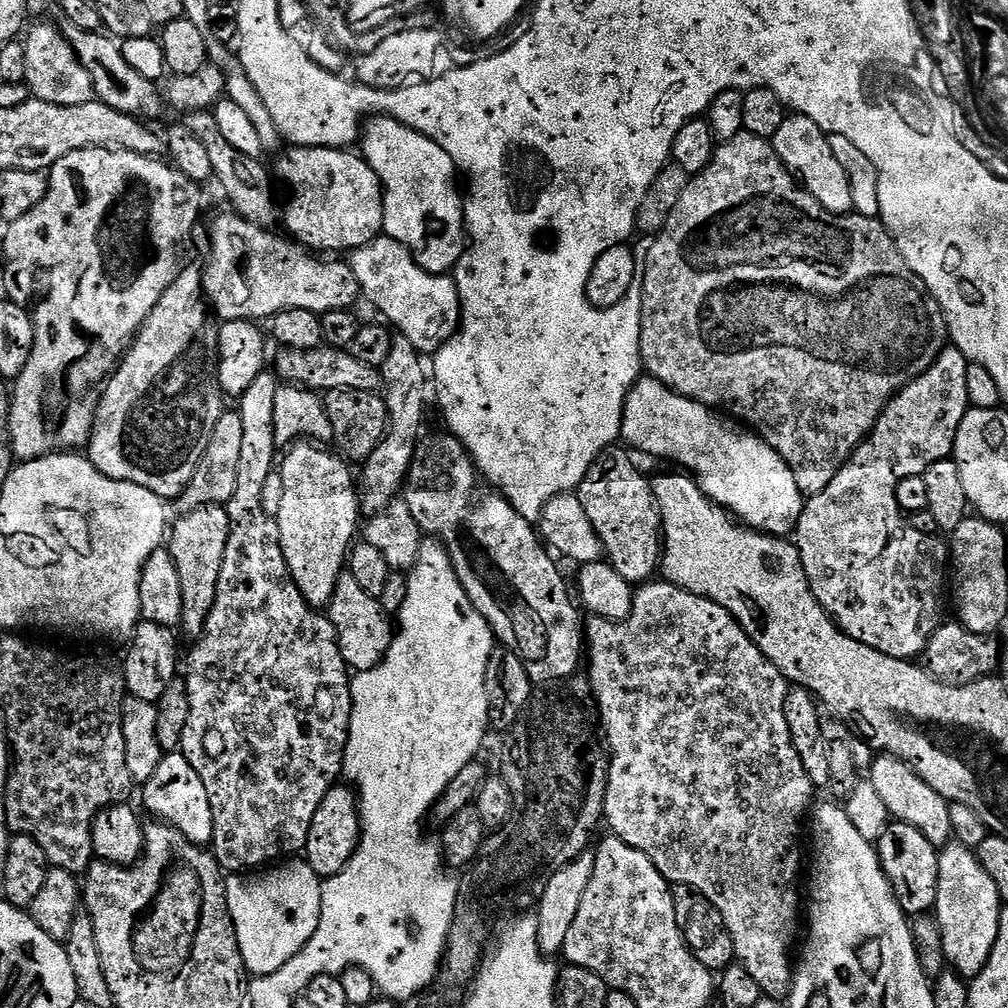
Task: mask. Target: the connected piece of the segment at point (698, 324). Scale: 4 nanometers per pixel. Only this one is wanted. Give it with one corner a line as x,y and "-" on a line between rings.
740,132
734,138
730,138
717,147
712,160
706,166
706,170
702,170
697,176
689,179
686,190
682,190
682,198
678,198
678,206
674,206
674,214
670,214
670,218
666,218
666,226
660,232
655,233
653,240
656,241
649,246
648,257
645,260
643,257
642,260
642,279
644,281
642,286
642,330
638,334
638,339
640,341
640,363
643,371
647,375
655,377
656,380
662,381
668,388
673,388
678,394
682,394
691,400
697,400
699,404
707,404
709,408
731,414
735,419
755,430
783,458
786,466
790,466
790,470
794,474
794,482
798,482
798,490
803,492
805,497
817,496
819,492
826,490
826,486
830,486
830,482
834,482
834,474
838,474
838,470
842,470
845,462
852,457
852,452
872,433
872,427
878,422
882,410
891,402
893,396
901,392
911,380
923,374
940,357
942,350
949,343
947,316
940,308
938,301
930,294
926,282
922,282
922,278
918,278
918,274
914,274
914,270
910,270
906,258
902,258
898,246
893,242
891,234
888,233
888,229
884,227
883,223
875,216
858,216
855,214
839,216
830,210
826,210
822,206
822,202
818,202
818,198
810,195
798,183
796,177
788,171
788,167
784,165
782,158
778,158
772,141
763,140
749,132

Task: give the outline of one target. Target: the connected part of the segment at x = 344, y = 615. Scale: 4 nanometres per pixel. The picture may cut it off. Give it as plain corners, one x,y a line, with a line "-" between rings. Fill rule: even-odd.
351,574
341,575
340,581
336,583
326,615
336,631
336,641
342,650
342,658
353,673
369,672
382,663
392,645
393,617
384,611
377,597
366,594
366,590
362,590
362,586
354,582

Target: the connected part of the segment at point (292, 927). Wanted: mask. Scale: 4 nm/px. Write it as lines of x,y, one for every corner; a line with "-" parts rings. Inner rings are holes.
292,858
263,870
232,874
225,879
226,902
230,906
230,918
234,922
238,946
242,950
242,962
253,977
274,975
282,970
282,966
286,966
286,962
290,962
290,958
294,958
294,954
304,949
306,942
310,942
314,930
318,930
318,918
322,914
321,883
322,877
304,858

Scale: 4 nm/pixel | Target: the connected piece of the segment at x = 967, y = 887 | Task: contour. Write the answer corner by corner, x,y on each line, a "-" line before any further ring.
949,842
939,849
938,894
934,915
942,930
942,950
945,961
965,978
974,978
990,962
994,942
998,942
1002,901
994,878
984,869
979,855
959,842

